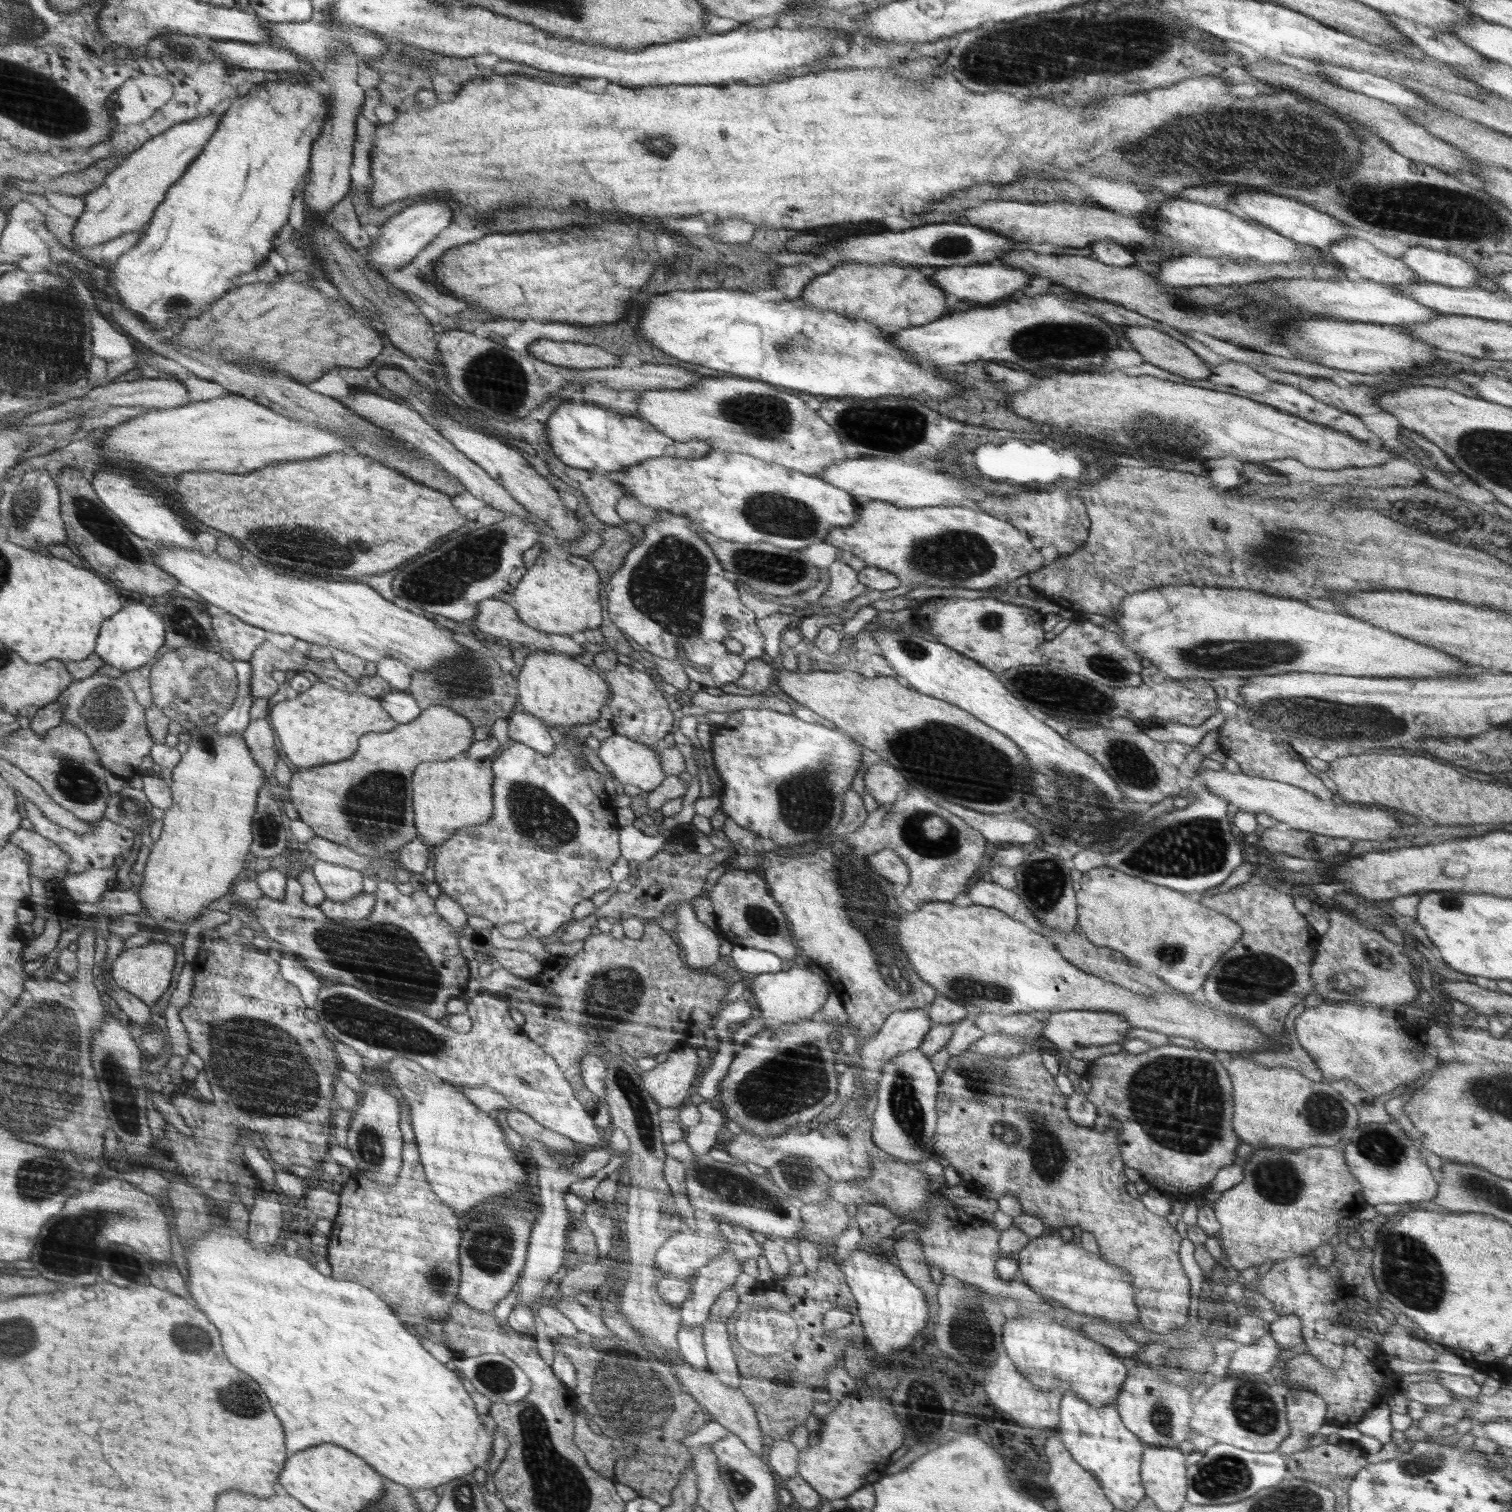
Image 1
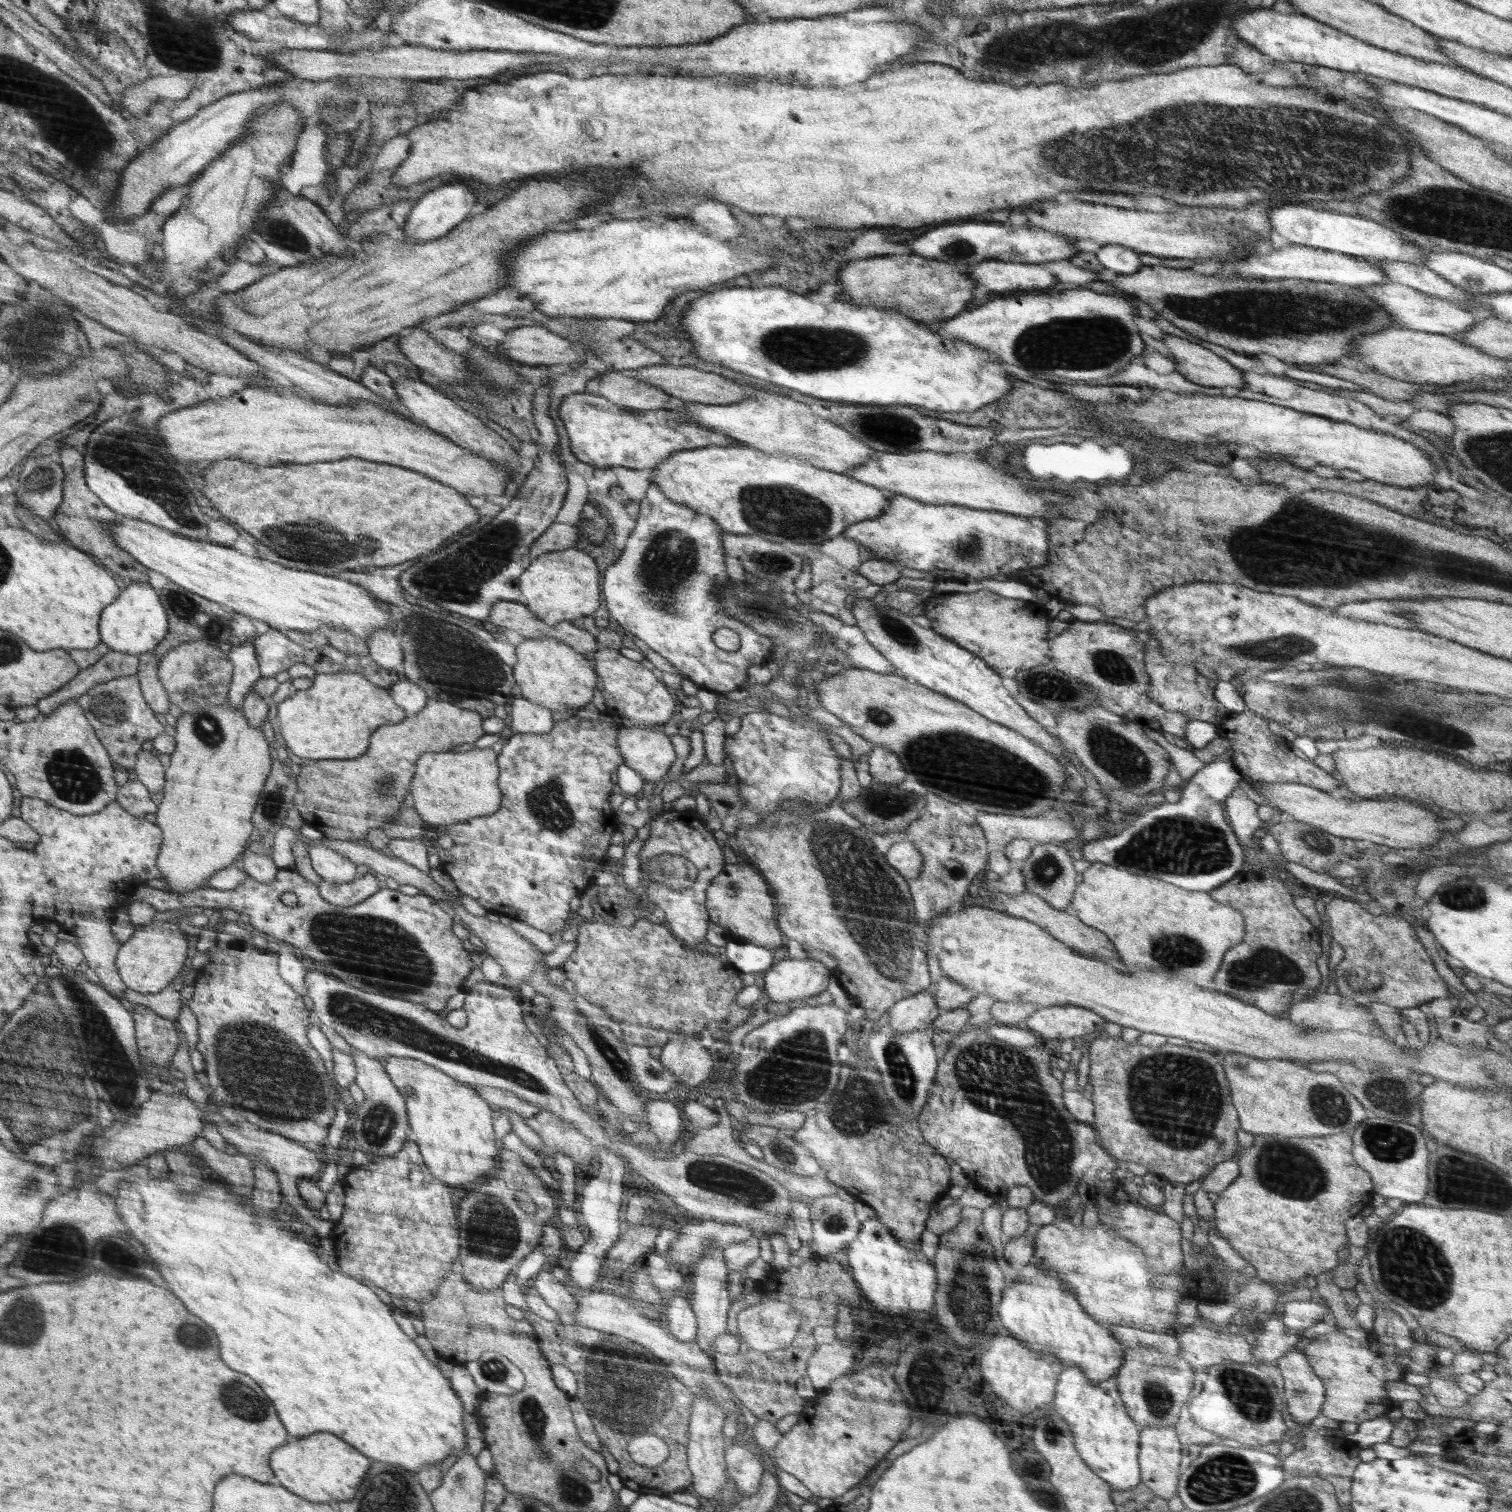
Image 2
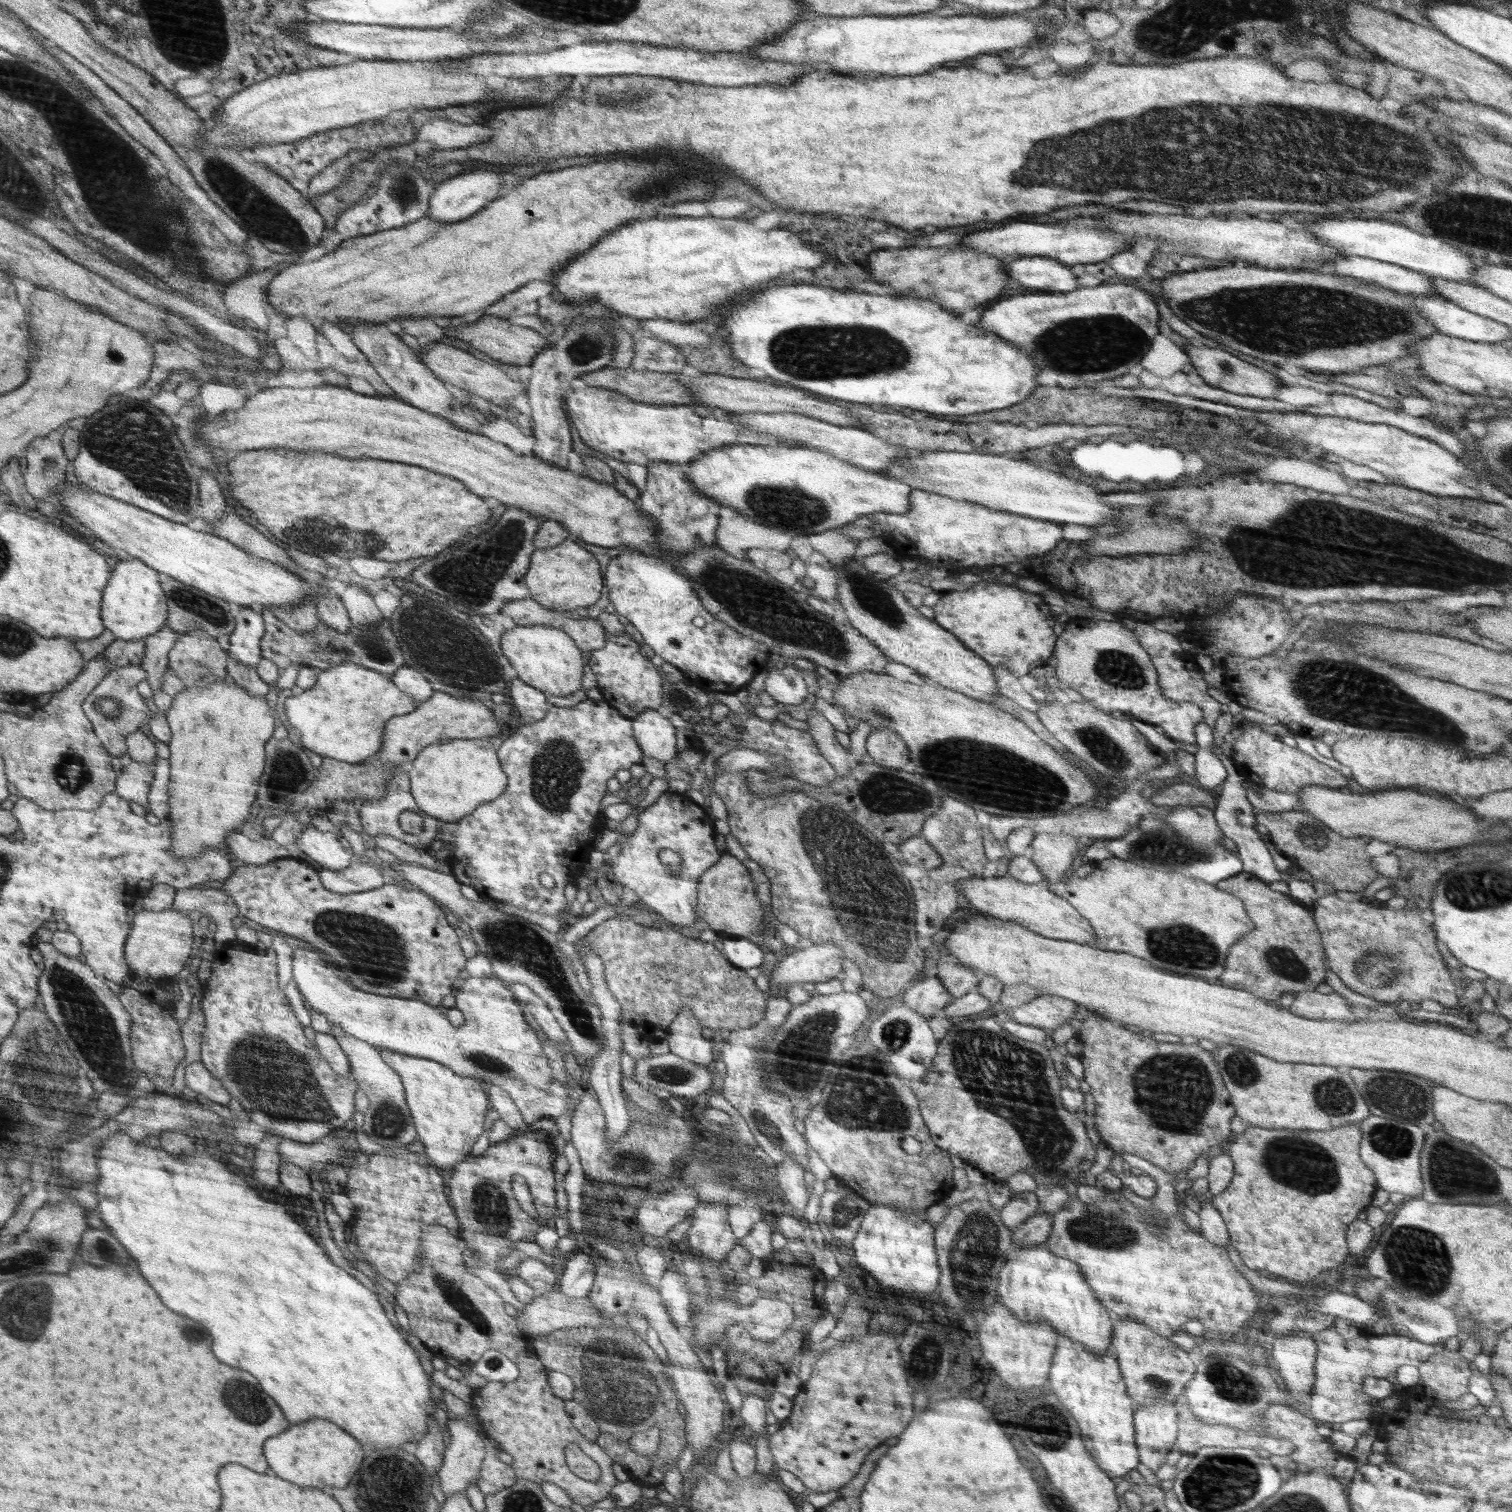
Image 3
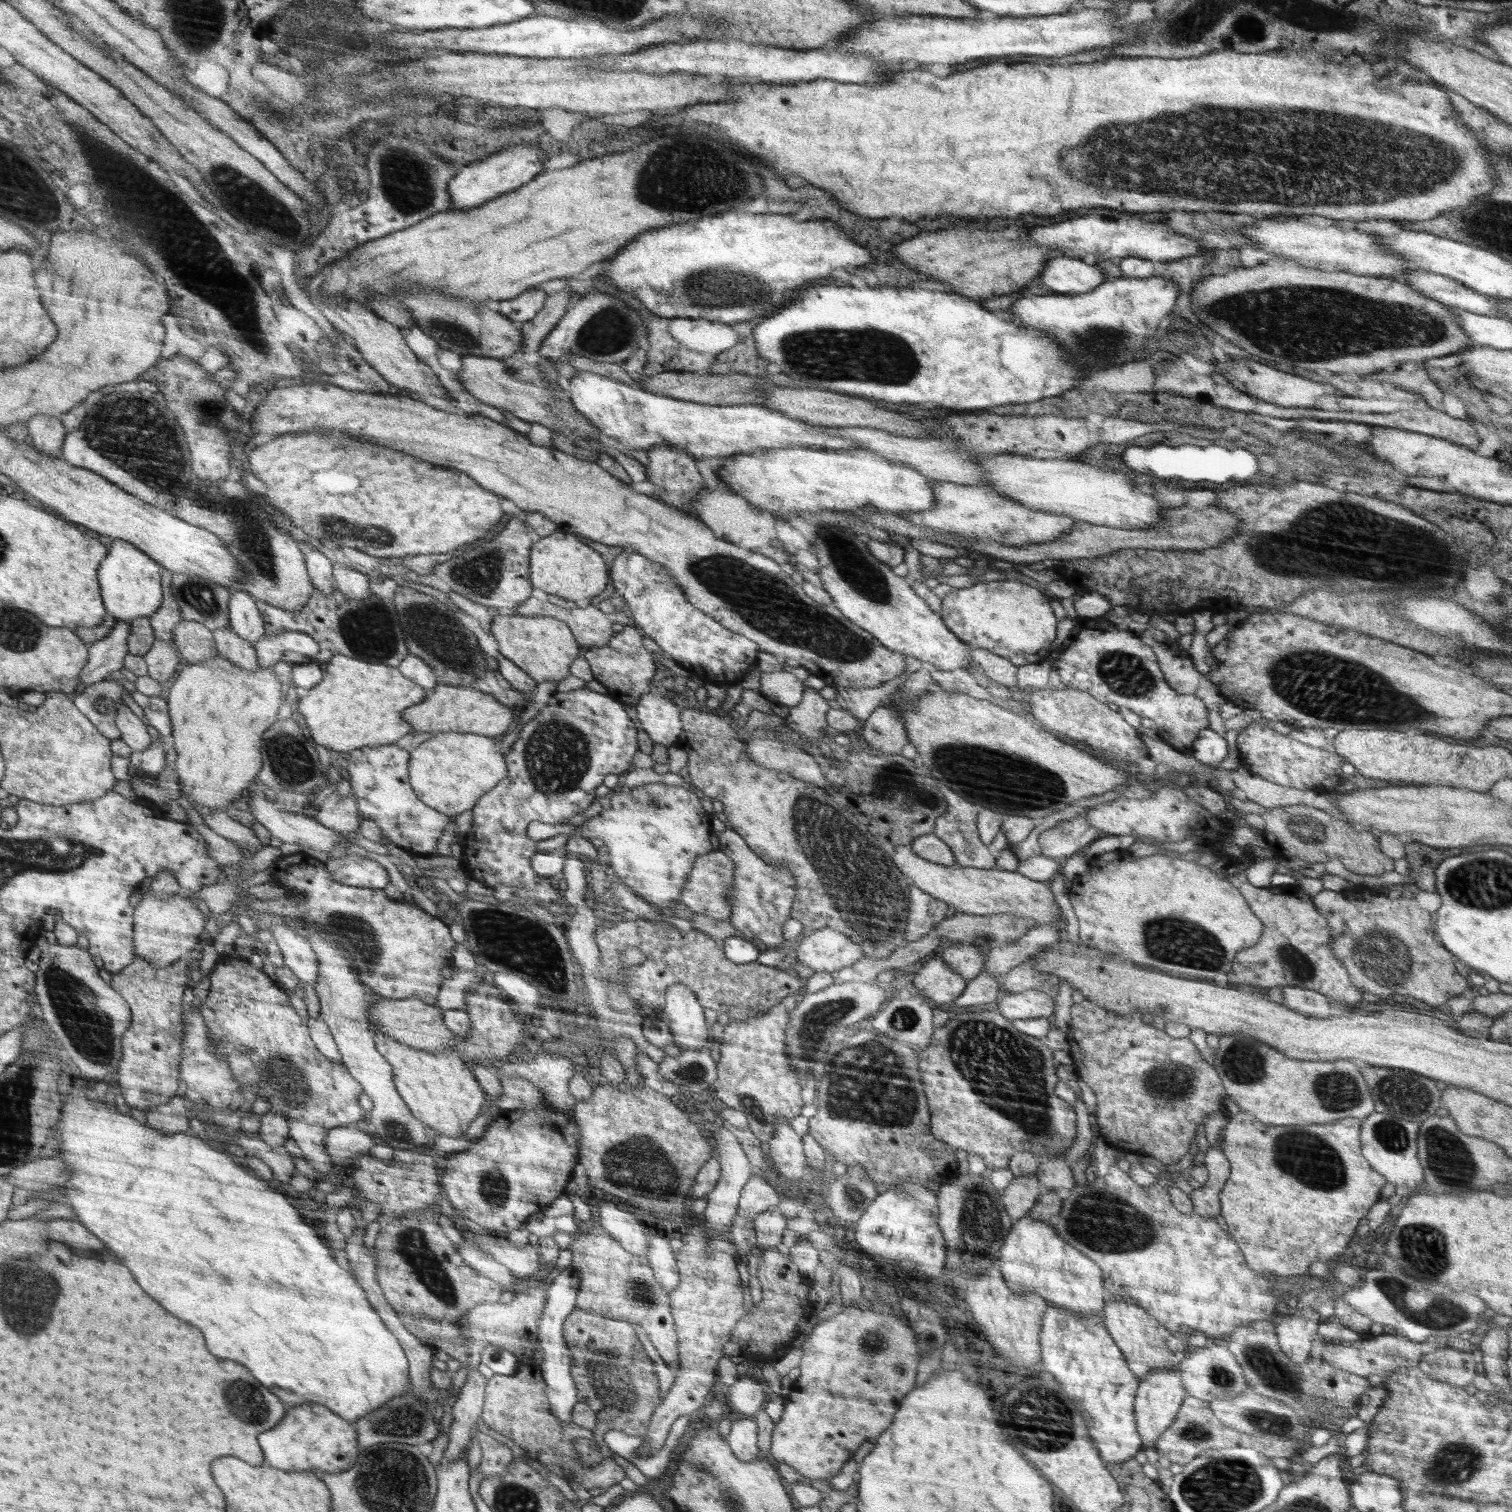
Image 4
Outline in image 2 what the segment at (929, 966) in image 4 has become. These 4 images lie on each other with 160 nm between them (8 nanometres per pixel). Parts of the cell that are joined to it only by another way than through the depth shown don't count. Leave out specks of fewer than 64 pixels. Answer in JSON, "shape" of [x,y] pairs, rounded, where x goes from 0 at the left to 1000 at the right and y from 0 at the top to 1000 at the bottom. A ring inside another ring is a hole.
{"shape":[[[612,655],[591,664],[588,668],[588,677],[591,678],[592,683],[611,682],[615,681],[615,677],[621,671],[622,668],[619,663],[619,657]]]}

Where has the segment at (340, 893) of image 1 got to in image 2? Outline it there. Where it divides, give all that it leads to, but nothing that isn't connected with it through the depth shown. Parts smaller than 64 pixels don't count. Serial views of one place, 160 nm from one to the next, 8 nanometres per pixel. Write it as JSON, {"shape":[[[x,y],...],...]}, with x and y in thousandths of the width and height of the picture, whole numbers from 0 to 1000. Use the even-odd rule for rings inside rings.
{"shape":[[[213,555],[203,558],[207,575],[214,582],[226,585],[235,581],[235,572],[230,566],[226,566],[225,563],[214,558]]]}

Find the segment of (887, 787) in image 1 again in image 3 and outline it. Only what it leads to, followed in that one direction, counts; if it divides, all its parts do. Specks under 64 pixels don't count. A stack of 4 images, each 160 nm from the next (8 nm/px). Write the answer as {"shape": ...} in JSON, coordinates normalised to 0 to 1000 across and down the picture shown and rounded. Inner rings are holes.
{"shape":[[[579,481],[573,489],[573,499],[579,505],[597,509],[601,503],[600,493],[588,481]]]}

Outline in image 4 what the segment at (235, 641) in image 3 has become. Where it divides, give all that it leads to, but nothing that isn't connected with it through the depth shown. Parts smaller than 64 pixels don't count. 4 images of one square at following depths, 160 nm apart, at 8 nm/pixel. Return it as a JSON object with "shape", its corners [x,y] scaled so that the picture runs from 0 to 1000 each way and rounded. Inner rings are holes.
{"shape":[[[157,391],[151,397],[151,414],[159,422],[169,427],[175,419],[176,412],[167,394]]]}

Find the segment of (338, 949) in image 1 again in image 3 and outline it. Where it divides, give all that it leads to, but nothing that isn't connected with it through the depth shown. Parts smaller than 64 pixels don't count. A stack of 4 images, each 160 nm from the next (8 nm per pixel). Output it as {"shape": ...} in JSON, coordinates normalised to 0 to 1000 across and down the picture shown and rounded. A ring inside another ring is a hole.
{"shape":[[[190,567],[181,569],[176,573],[156,571],[154,579],[147,583],[147,588],[154,594],[158,604],[174,613],[194,620],[204,627],[210,628],[230,646],[231,651],[240,656],[277,661],[289,667],[294,659],[299,657],[299,651],[308,638],[303,619],[300,614],[296,612],[294,603],[283,591],[275,587],[269,589],[258,585],[242,590],[220,590],[212,584],[212,575],[205,574],[201,569]]]}

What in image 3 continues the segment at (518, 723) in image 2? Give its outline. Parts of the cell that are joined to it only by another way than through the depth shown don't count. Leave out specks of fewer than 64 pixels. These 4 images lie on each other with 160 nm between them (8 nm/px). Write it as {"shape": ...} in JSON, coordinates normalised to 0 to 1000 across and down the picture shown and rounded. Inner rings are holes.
{"shape":[[[341,448],[337,455],[337,461],[341,469],[344,472],[345,479],[352,479],[361,474],[363,468],[363,465],[361,463],[362,460],[355,455],[349,454],[347,451]]]}

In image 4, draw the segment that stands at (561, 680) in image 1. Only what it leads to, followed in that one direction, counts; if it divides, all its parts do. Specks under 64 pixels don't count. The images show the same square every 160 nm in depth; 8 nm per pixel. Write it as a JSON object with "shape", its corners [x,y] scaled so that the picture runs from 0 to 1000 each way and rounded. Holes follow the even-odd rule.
{"shape":[[[331,407],[325,413],[325,419],[329,424],[332,434],[338,437],[344,443],[351,447],[355,452],[361,450],[368,452],[374,449],[377,444],[377,439],[382,434],[382,426],[380,425],[379,418],[372,410],[365,407]]]}

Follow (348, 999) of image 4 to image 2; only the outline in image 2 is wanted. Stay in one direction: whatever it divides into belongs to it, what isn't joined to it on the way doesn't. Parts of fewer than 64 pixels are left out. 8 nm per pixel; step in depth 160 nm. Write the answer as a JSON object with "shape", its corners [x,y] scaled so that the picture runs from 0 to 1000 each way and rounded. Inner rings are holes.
{"shape":[[[233,692],[231,698],[235,706],[234,716],[240,721],[241,729],[235,733],[235,737],[232,741],[231,751],[235,754],[236,759],[243,765],[245,769],[251,766],[259,765],[269,757],[267,747],[270,746],[271,738],[269,738],[267,733],[268,726],[255,710],[253,702],[245,699]]]}

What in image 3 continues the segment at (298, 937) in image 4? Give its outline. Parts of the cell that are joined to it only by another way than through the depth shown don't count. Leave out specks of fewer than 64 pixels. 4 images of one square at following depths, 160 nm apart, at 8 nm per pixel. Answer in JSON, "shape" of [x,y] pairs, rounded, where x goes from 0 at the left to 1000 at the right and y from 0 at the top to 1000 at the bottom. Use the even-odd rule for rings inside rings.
{"shape":[[[202,625],[200,627],[197,626],[193,630],[193,644],[204,667],[214,670],[217,675],[226,678],[231,685],[251,692],[251,694],[256,693],[271,698],[288,701],[292,704],[298,705],[300,710],[313,712],[313,714],[319,714],[319,716],[321,717],[325,717],[327,714],[344,714],[347,718],[354,718],[357,721],[362,721],[364,718],[365,708],[361,700],[362,697],[358,696],[358,692],[353,681],[348,677],[347,671],[343,667],[343,663],[340,661],[339,656],[337,656],[332,649],[328,649],[330,647],[327,646],[320,647],[310,646],[306,653],[301,657],[301,666],[308,673],[307,677],[303,679],[294,672],[294,668],[290,668],[277,661],[250,659],[233,653],[233,651],[222,646],[220,638],[210,628],[204,627]]]}

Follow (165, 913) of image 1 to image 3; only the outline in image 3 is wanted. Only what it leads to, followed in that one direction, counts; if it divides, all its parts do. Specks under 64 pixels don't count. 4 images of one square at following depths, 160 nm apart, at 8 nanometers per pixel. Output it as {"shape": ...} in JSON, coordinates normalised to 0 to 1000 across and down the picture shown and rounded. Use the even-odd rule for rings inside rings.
{"shape":[[[149,448],[134,454],[121,455],[114,462],[110,471],[110,478],[113,483],[112,513],[111,519],[112,538],[115,550],[114,563],[117,567],[132,566],[136,561],[147,560],[151,552],[158,549],[165,538],[165,533],[169,528],[175,512],[175,492],[180,489],[181,475],[176,462],[167,462],[159,452],[149,452]]]}

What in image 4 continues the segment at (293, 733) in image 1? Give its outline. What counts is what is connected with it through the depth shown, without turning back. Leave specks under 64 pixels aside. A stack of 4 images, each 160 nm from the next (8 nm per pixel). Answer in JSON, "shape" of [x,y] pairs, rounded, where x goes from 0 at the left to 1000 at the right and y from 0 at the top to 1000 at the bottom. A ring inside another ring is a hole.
{"shape":[[[222,433],[216,438],[216,445],[212,451],[198,461],[196,467],[209,492],[228,500],[237,495],[261,491],[272,485],[273,479],[266,474],[266,471],[278,465],[282,459],[281,455],[271,450],[263,442],[252,437],[246,439]]]}

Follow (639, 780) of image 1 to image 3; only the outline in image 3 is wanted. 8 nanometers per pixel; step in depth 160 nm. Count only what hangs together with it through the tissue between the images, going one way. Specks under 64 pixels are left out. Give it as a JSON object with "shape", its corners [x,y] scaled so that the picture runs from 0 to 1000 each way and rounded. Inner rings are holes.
{"shape":[[[427,470],[418,476],[419,485],[427,500],[440,505],[447,500],[447,480],[434,470]]]}

